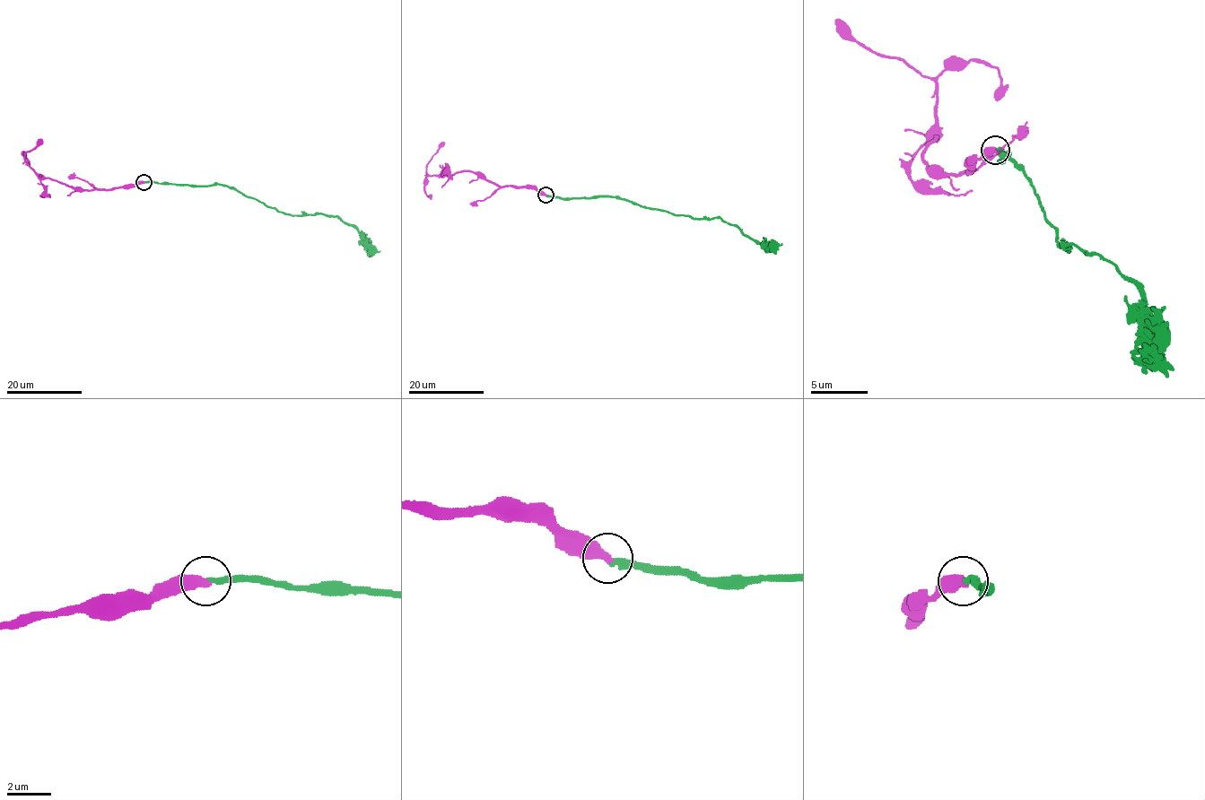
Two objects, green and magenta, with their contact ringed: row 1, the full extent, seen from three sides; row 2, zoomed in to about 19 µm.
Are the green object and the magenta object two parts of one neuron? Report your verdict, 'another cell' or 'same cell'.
another cell

